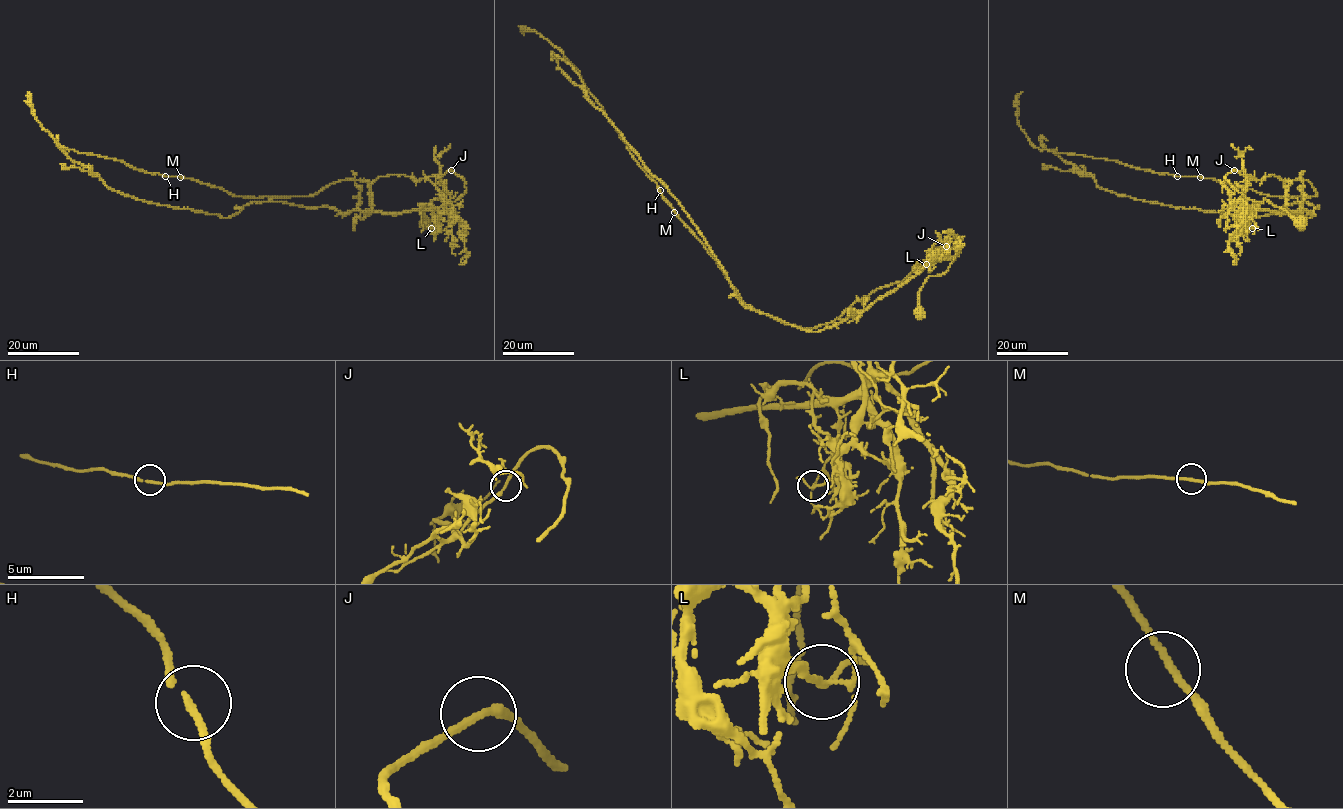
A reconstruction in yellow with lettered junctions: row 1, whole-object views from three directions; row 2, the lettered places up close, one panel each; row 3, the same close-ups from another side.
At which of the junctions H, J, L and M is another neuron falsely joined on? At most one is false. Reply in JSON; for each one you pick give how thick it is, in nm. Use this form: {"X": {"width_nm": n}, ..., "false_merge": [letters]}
{"L": {"width_nm": 120}, "false_merge": ["L"]}

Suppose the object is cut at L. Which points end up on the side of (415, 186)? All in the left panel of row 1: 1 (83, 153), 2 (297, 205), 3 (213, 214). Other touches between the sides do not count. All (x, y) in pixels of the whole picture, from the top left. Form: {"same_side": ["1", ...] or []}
{"same_side": ["1"]}

